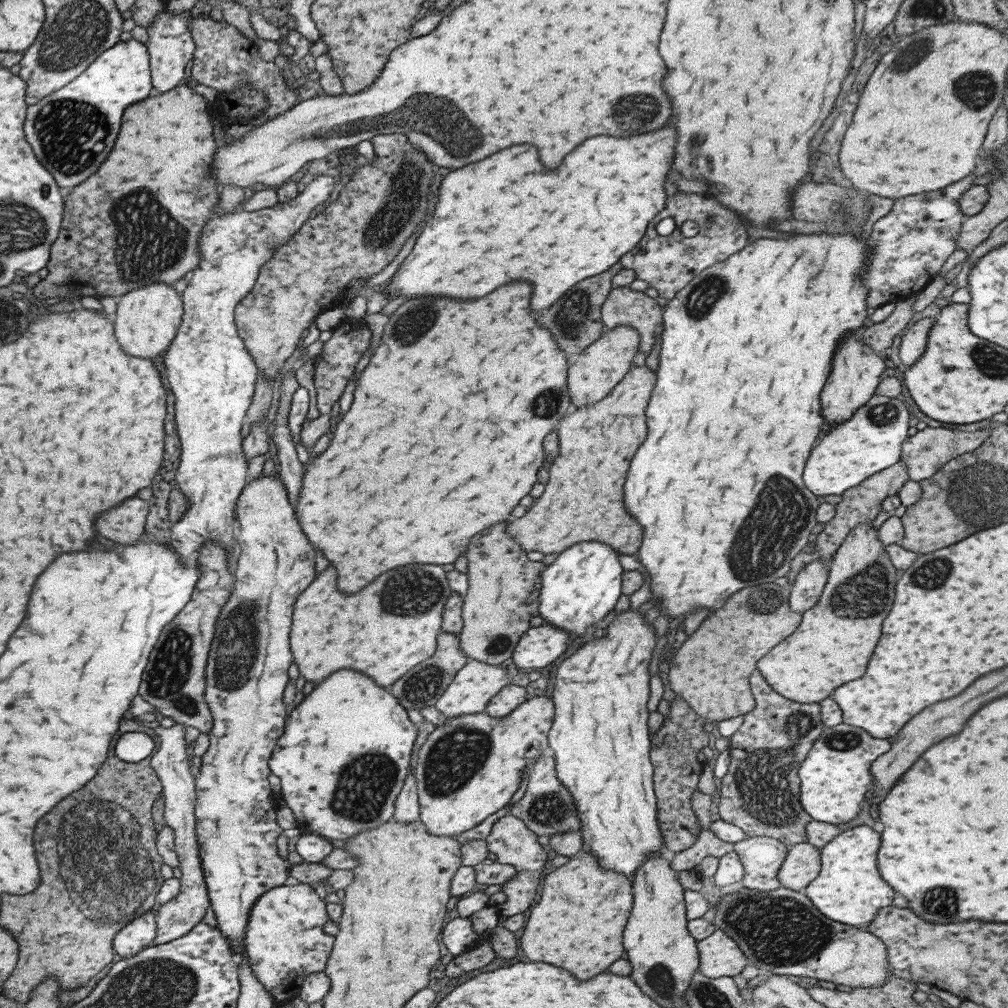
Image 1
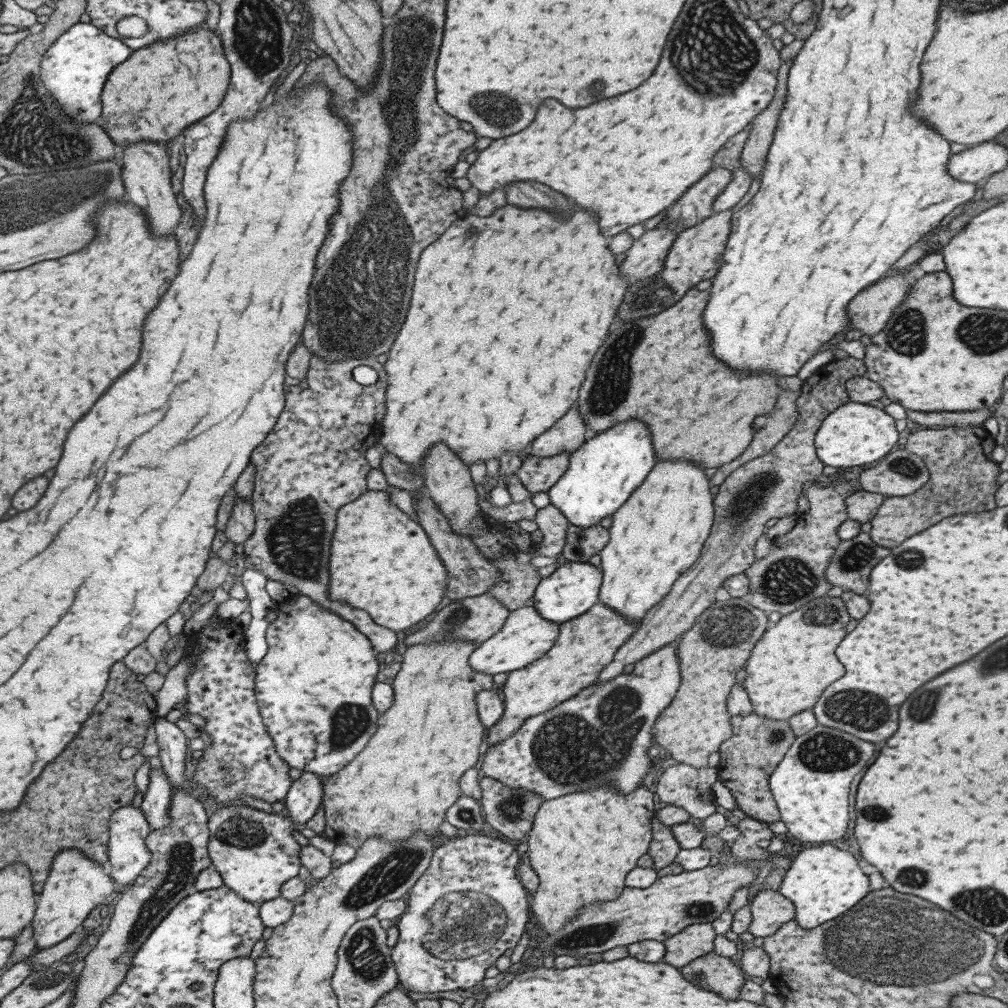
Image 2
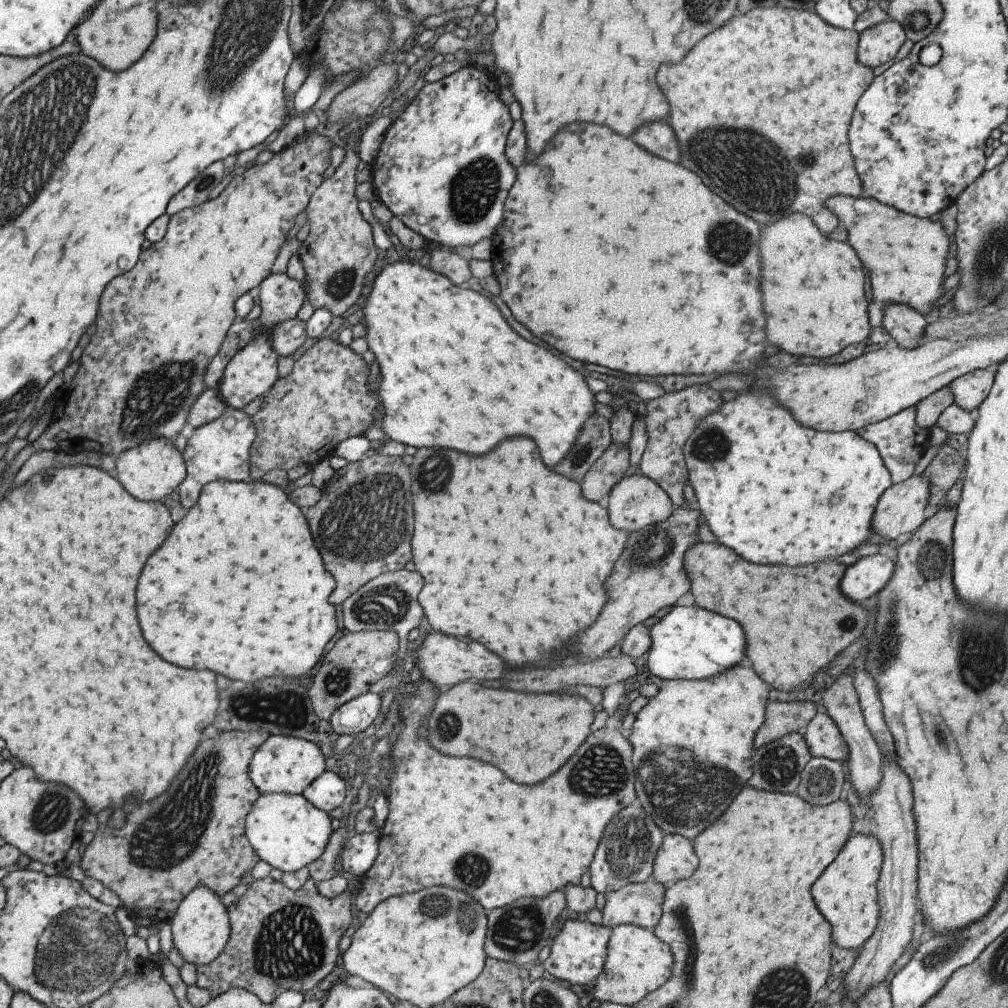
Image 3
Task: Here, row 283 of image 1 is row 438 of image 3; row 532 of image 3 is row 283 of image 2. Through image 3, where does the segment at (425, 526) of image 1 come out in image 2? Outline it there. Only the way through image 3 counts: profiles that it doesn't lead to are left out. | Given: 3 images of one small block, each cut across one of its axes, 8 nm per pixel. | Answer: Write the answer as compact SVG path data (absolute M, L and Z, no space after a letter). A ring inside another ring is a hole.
M502 206L492 216L464 216L457 218L434 244L430 244L418 262L414 274L414 292L412 304L408 310L408 318L402 330L396 336L392 350L388 352L388 362L384 364L388 374L388 390L386 390L386 416L380 426L378 442L386 446L388 452L396 454L400 460L408 462L410 468L420 472L420 464L424 452L430 444L444 442L450 450L454 450L468 466L476 460L500 458L506 451L517 453L524 450L540 433L546 432L566 411L576 404L580 382L584 382L588 362L592 362L594 354L606 340L610 324L614 322L616 308L624 300L627 284L616 264L615 254L608 250L608 240L598 230L598 216L584 208L576 208L570 218L560 218L556 212L524 210L514 206Z

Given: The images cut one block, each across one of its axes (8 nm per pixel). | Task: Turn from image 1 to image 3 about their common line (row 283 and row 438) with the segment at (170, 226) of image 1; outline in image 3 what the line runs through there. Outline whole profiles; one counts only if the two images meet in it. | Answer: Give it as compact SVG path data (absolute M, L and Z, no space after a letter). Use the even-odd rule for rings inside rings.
M315 130L304 132L292 144L288 145L281 152L276 153L266 164L260 164L260 166L253 164L247 173L236 176L218 198L208 200L200 208L182 210L180 214L173 215L170 218L170 226L168 226L166 238L152 243L152 246L148 250L144 250L140 254L138 264L130 272L114 278L106 286L106 290L102 294L102 304L100 304L100 318L96 318L96 332L94 332L90 344L86 346L86 350L84 350L84 354L79 360L80 367L77 374L55 396L57 411L49 424L50 426L48 425L48 436L44 438L44 444L40 448L54 448L50 450L67 453L97 450L99 453L118 458L124 450L136 448L136 446L140 446L142 442L146 442L150 438L166 438L168 442L170 440L174 442L182 428L186 426L188 410L192 408L192 404L196 402L196 398L208 389L202 380L204 380L208 364L212 362L216 354L220 353L221 345L224 343L229 329L238 318L234 308L236 300L247 294L250 290L256 287L259 288L261 283L268 276L271 276L274 262L290 233L290 229L294 226L296 216L308 207L315 191L324 181L324 172L331 166L330 150L334 145L327 137L321 136Z

